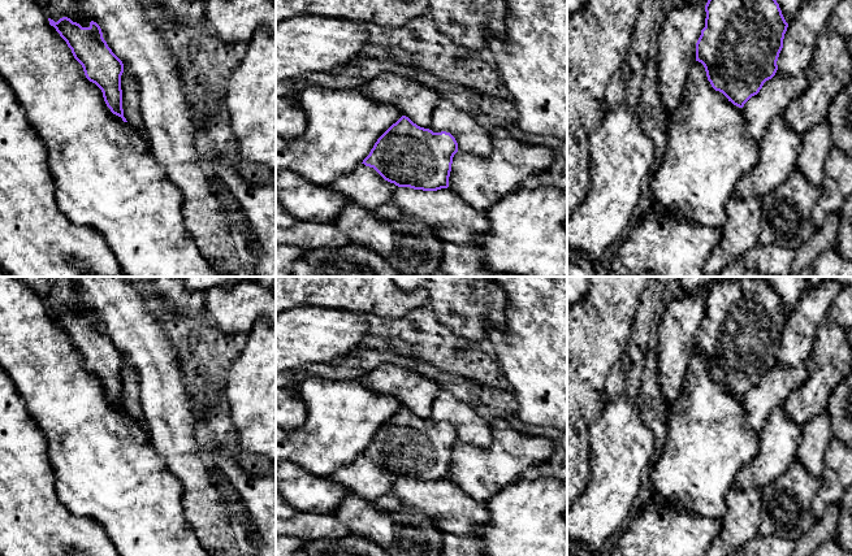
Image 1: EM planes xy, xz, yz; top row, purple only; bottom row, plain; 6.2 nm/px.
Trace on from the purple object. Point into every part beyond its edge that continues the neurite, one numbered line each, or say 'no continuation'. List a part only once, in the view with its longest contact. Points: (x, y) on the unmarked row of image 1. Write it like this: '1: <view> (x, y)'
no continuation

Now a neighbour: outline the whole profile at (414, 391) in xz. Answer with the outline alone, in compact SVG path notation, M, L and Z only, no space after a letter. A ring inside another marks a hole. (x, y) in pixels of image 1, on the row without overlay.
M381 364L360 382L369 390L395 398L420 418L429 420L441 387L437 382L395 364Z

